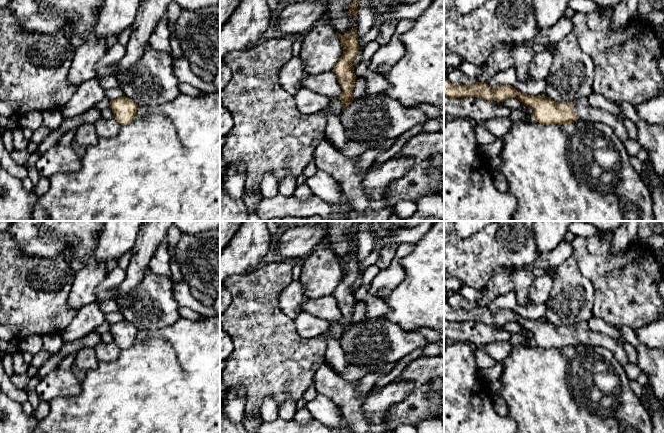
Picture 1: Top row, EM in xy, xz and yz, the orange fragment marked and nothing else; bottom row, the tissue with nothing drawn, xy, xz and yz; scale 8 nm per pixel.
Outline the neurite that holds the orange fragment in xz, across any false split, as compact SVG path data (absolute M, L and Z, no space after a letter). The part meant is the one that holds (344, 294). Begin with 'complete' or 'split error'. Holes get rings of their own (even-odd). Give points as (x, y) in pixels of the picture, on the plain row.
complete | M352 252L348 259L342 259L336 256L342 271L343 278L339 286L336 288L333 296L339 304L342 313L341 319L338 321L343 326L342 335L354 324L352 317L356 307L356 299L354 297L353 285L355 284L358 275L358 258L357 253Z

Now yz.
split error | M444 301L444 320L450 322L476 321L497 326L516 322L533 334L534 344L541 348L562 349L578 344L602 346L609 349L623 366L629 362L624 346L607 335L592 331L586 321L582 321L576 326L556 326L547 320L523 318L511 309L500 309L494 312L490 311L487 306L456 309L446 301Z

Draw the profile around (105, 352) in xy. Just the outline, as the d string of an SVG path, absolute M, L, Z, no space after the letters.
M100 342L95 347L96 357L99 362L110 362L116 360L122 352L122 349L114 342Z

